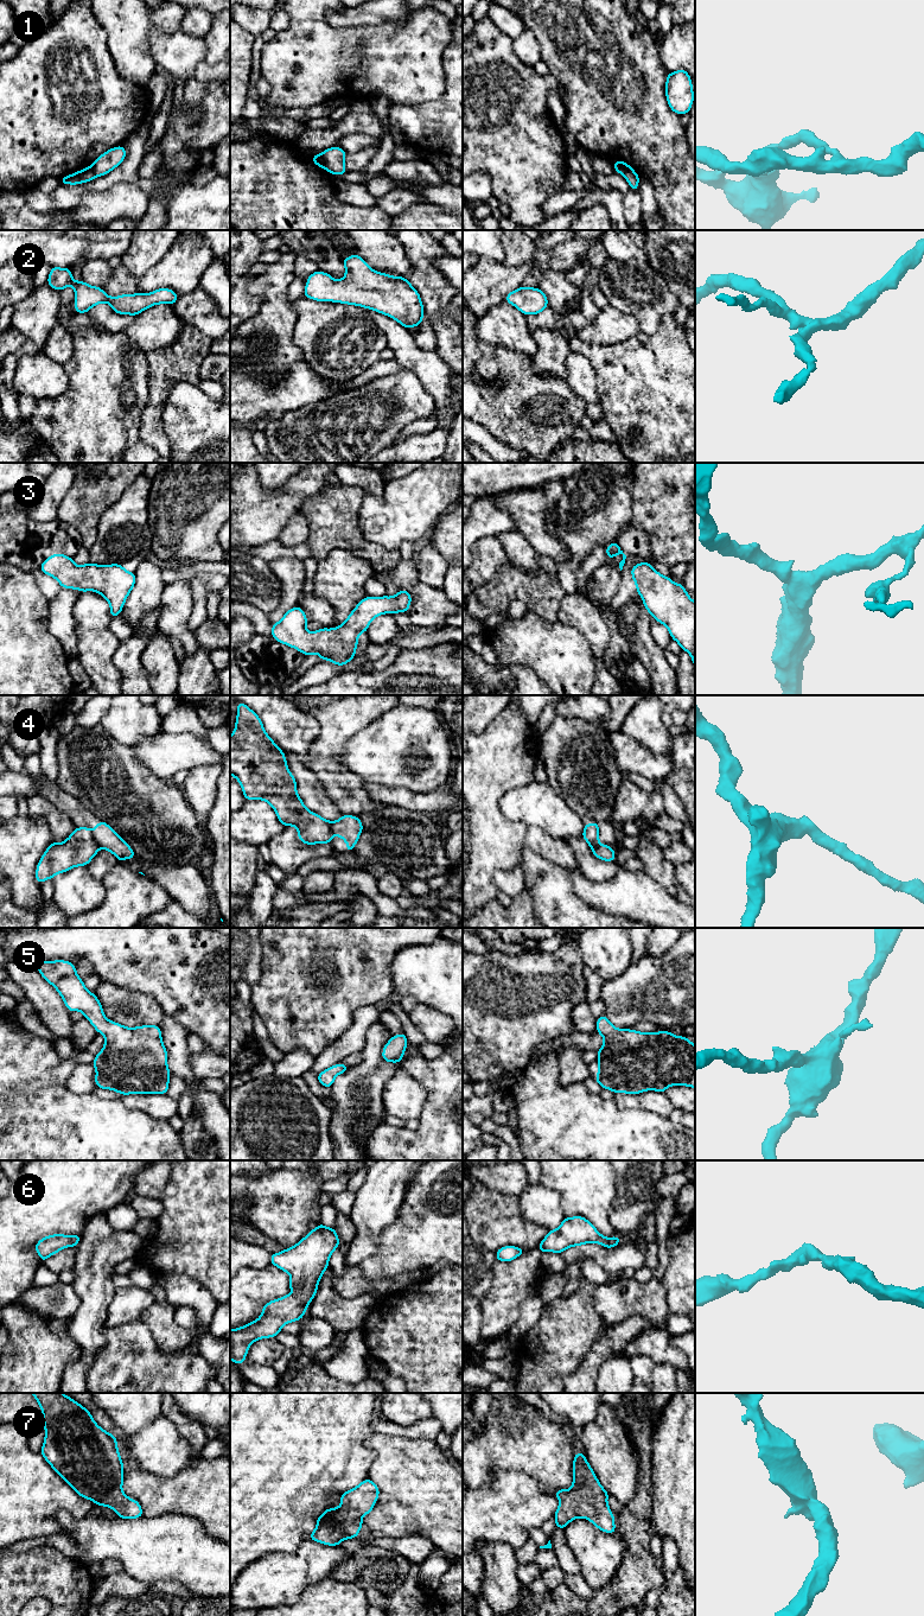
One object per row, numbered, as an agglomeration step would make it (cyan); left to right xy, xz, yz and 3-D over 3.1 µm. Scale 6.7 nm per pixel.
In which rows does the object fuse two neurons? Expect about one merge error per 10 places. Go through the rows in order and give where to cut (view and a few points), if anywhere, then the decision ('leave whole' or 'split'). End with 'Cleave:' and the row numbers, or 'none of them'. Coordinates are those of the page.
1: xz (320, 153), (324, 167) | split
2: no cut | leave whole
3: no cut | leave whole
4: xy (90, 831), (100, 846) | split
5: no cut | leave whole
6: no cut | leave whole
7: no cut | leave whole
Cleave: 1, 4

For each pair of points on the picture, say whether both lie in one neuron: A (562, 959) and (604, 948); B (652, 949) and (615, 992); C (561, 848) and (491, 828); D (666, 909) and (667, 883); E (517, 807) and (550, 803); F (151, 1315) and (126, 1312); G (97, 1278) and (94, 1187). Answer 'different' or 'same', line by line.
A: different
B: different
C: different
D: different
E: same
F: different
G: different

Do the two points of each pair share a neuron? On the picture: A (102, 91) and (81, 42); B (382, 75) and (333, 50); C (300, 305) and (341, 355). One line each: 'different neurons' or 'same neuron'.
A: same neuron
B: same neuron
C: same neuron

